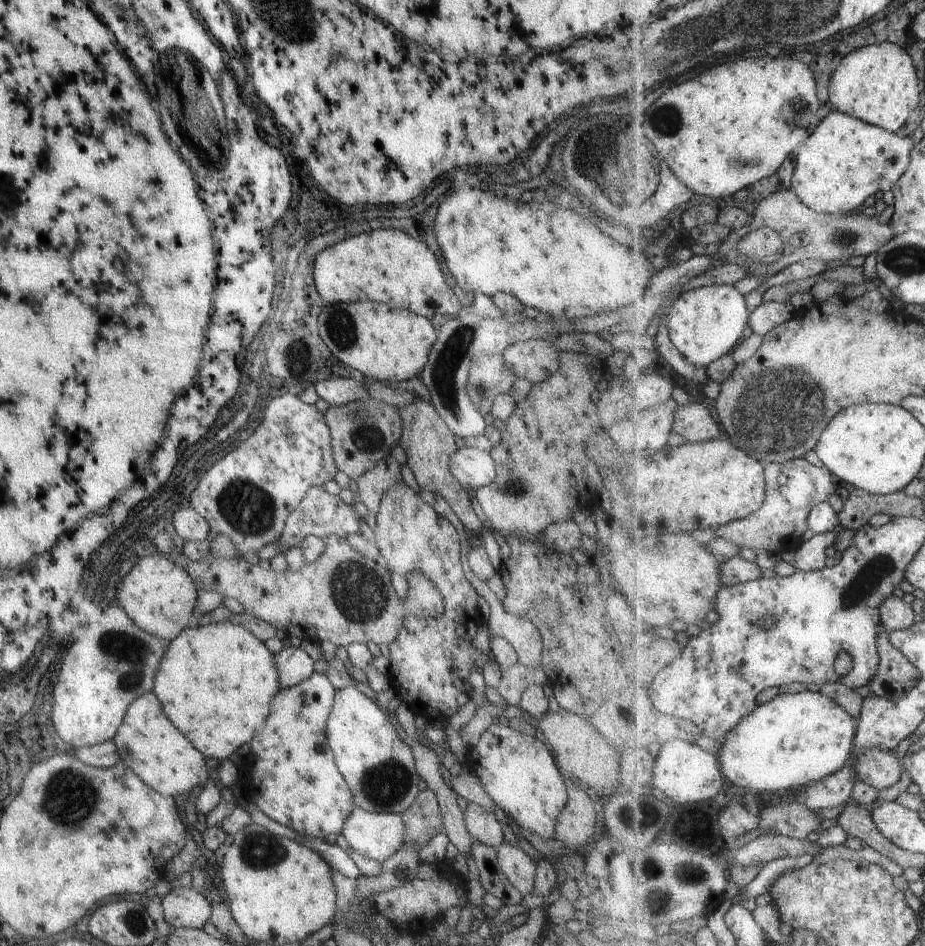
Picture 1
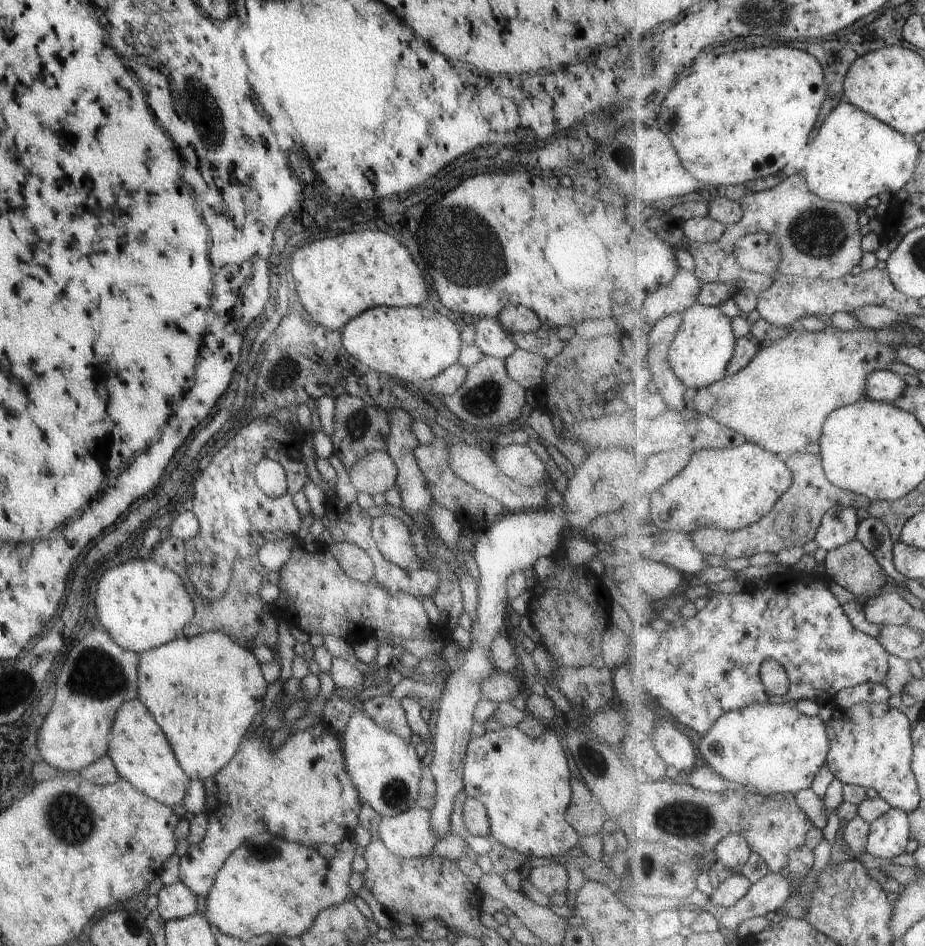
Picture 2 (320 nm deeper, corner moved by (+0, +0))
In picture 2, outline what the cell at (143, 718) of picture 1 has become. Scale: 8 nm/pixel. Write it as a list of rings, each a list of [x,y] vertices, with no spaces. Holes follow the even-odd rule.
[[[132,698],[117,707],[109,729],[106,755],[116,773],[135,790],[170,807],[181,802],[190,778],[175,762],[165,735],[139,699]]]

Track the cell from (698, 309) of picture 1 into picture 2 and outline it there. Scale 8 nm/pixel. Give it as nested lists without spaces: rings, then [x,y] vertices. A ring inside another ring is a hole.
[[[697,302],[683,314],[683,324],[669,349],[669,366],[687,388],[699,392],[708,389],[728,374],[738,338],[731,319],[716,306],[705,306]]]

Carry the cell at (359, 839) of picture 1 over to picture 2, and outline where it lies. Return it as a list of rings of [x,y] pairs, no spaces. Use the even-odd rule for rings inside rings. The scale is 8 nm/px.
[[[413,806],[394,817],[381,817],[374,827],[381,842],[404,859],[426,857],[437,842],[430,827],[430,810]]]

